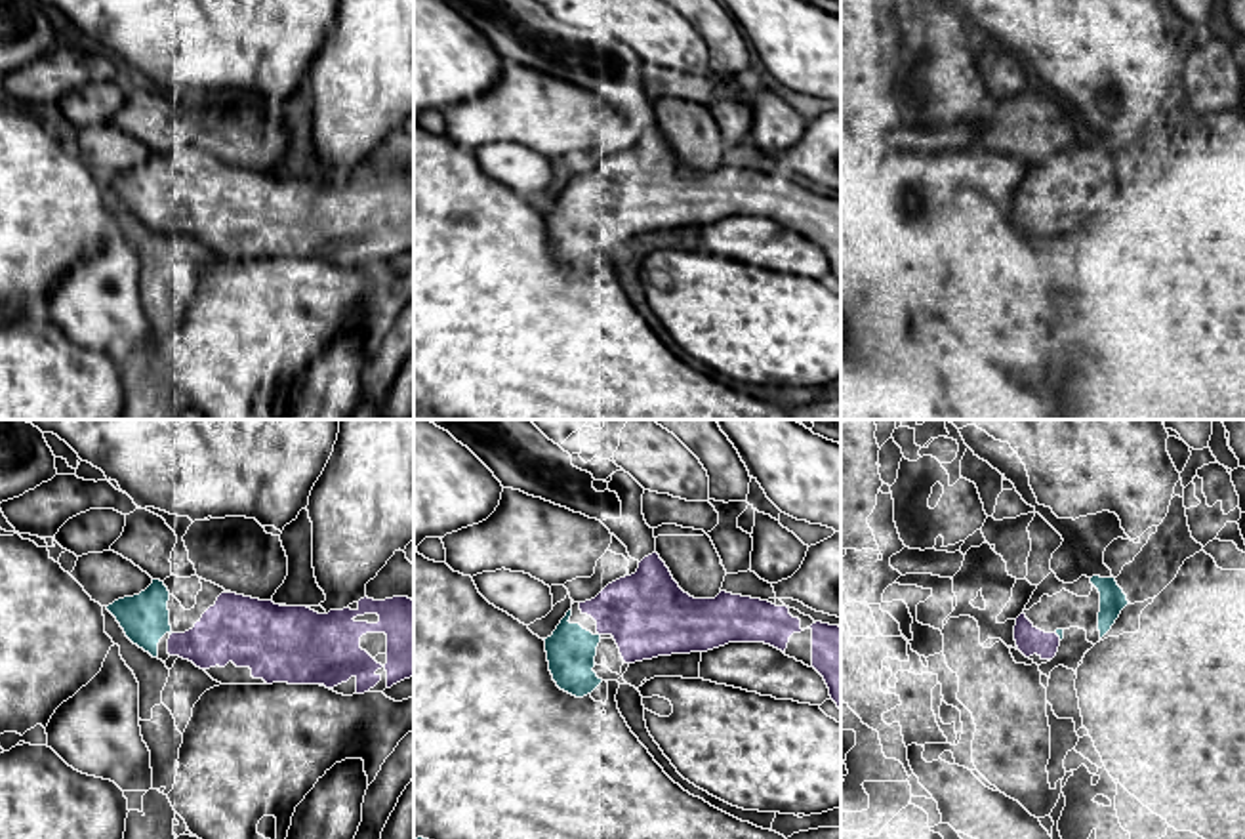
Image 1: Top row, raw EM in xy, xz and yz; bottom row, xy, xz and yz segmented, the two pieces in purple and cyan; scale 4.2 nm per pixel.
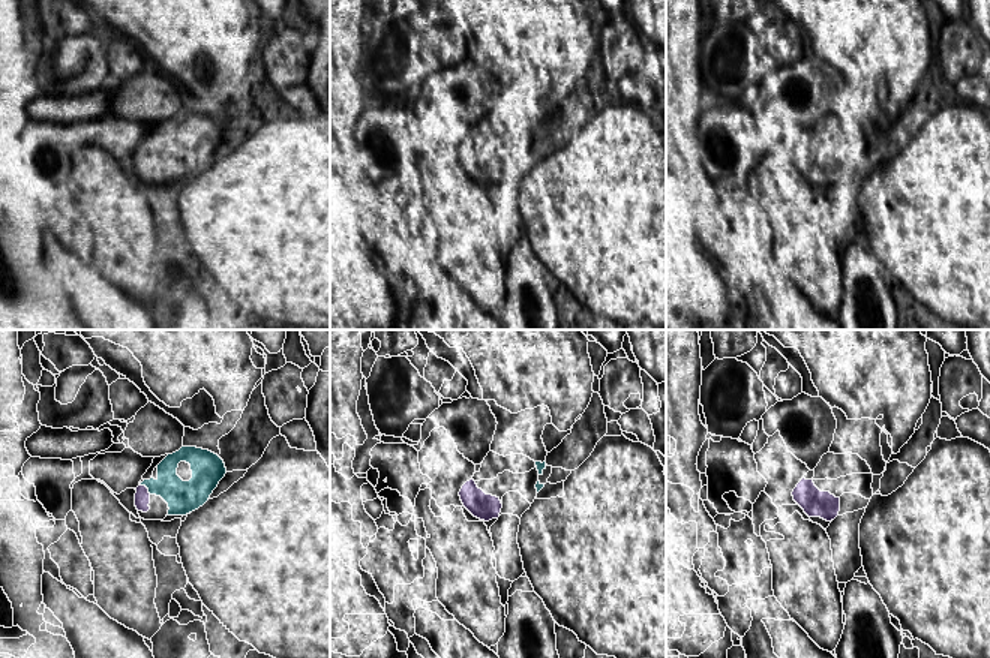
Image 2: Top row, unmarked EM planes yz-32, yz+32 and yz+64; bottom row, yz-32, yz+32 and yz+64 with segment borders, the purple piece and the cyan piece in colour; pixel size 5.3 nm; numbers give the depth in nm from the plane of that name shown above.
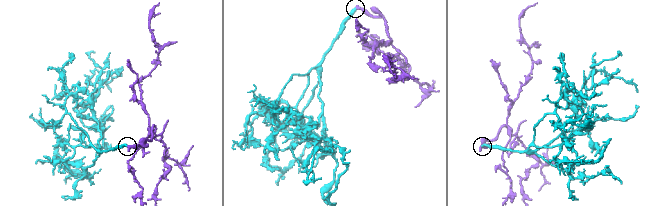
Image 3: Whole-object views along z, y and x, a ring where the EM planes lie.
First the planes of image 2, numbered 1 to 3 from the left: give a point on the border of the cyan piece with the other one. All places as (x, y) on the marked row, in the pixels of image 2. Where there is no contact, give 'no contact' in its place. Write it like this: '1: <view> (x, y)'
1: yz-32 (146, 487)
2: no contact
3: no contact

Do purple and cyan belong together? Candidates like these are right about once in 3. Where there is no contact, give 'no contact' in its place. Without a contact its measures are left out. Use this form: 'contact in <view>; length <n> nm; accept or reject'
contact in yz; length 40 nm; accept

